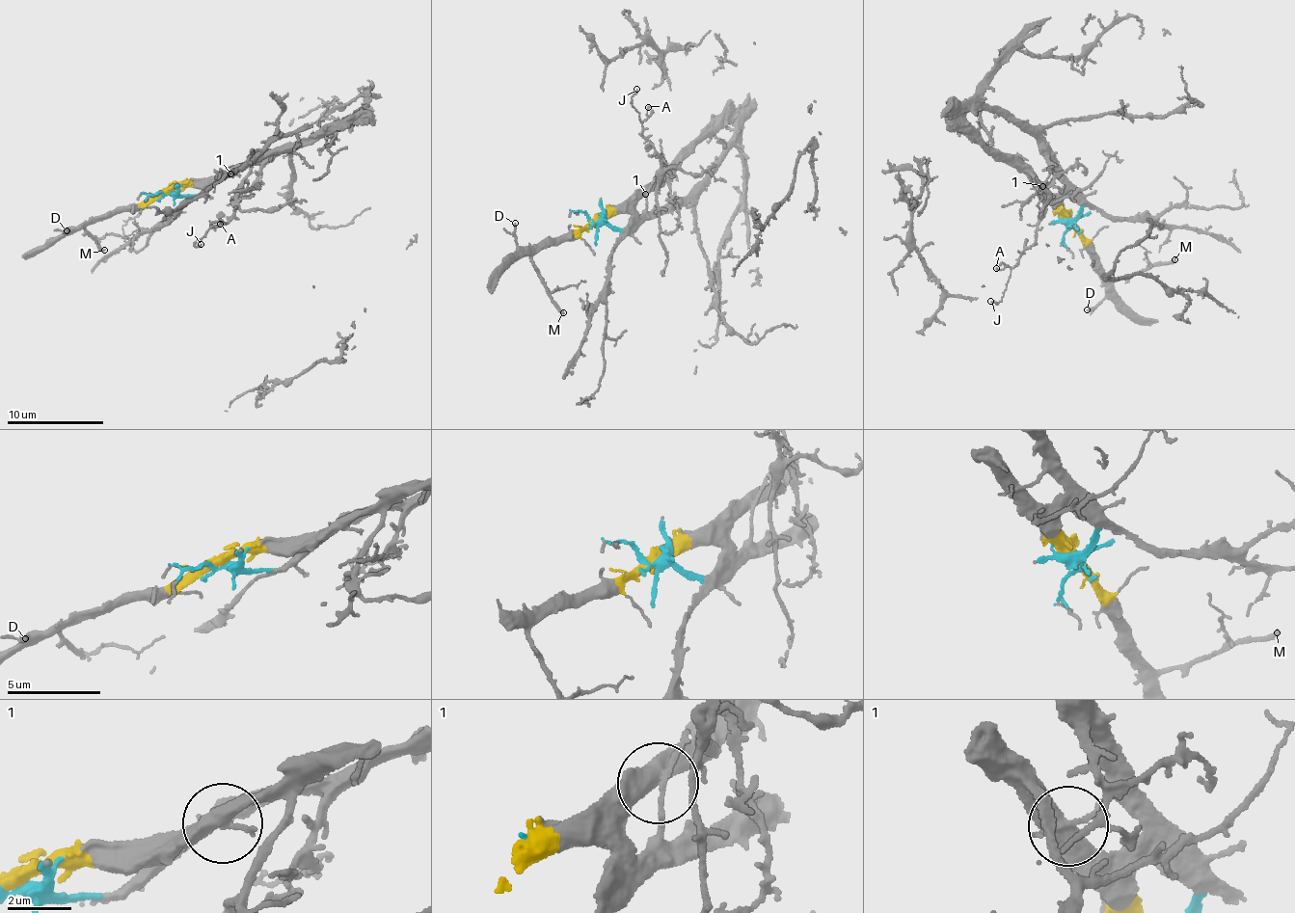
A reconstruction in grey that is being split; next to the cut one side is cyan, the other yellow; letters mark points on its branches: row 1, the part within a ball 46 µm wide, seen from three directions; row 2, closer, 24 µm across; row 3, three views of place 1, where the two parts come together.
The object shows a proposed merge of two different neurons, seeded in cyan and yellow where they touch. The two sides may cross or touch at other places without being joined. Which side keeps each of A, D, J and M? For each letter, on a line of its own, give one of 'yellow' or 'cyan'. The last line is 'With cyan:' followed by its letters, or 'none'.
A: yellow
D: yellow
J: yellow
M: yellow
With cyan: none

